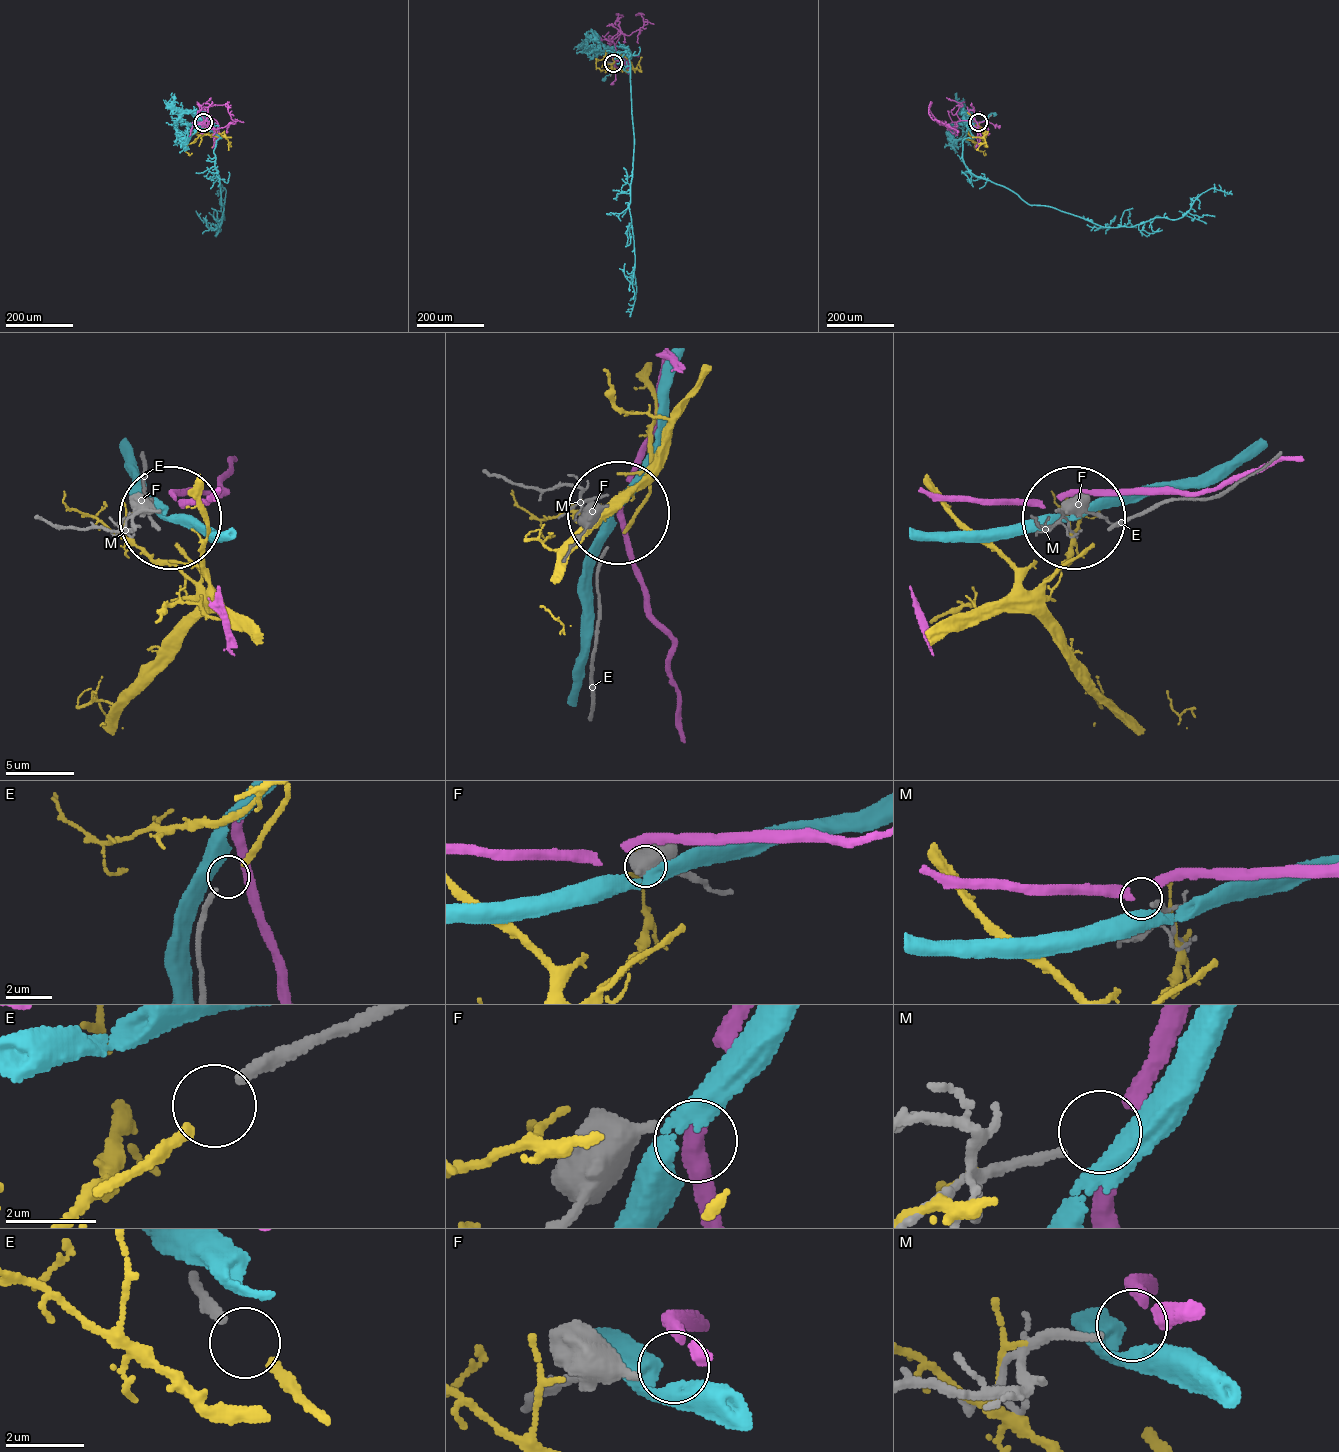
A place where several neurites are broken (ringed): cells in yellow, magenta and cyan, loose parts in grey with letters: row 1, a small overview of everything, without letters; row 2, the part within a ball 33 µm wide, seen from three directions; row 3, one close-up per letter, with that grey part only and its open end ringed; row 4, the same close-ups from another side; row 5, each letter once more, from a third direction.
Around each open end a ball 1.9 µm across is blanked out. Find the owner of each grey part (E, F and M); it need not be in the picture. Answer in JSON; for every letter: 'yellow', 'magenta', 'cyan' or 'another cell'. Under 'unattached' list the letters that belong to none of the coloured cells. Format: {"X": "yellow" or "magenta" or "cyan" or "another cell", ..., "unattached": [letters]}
{"E": "yellow", "F": "another cell", "M": "magenta", "unattached": ["F"]}

